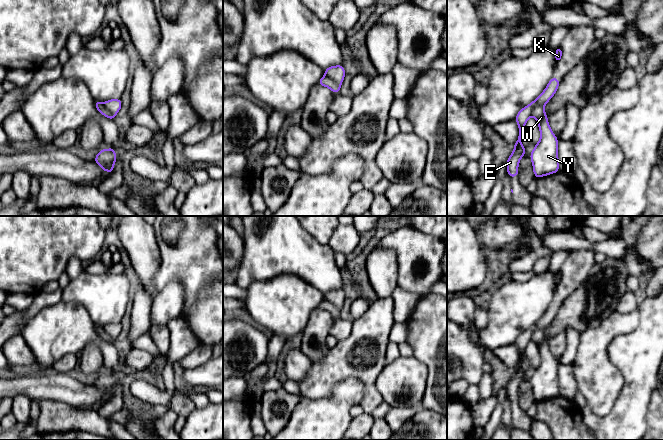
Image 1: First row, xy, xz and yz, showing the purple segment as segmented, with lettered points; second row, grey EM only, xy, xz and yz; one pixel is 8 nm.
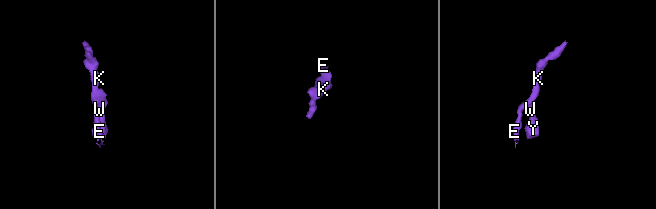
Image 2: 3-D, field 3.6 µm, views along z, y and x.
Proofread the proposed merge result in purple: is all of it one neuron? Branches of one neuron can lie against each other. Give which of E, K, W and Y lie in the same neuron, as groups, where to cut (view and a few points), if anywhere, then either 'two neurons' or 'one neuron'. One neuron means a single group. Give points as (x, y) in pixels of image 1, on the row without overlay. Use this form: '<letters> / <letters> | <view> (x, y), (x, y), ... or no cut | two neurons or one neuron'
E / K W Y | yz (543, 329), (537, 329), (531, 339) | two neurons

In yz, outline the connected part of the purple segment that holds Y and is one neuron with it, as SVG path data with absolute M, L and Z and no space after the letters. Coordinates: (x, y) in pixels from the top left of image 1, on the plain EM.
M536 330L532 340L537 344L540 353L540 364L535 369L530 382L535 402L559 396L558 363L553 358L544 330Z

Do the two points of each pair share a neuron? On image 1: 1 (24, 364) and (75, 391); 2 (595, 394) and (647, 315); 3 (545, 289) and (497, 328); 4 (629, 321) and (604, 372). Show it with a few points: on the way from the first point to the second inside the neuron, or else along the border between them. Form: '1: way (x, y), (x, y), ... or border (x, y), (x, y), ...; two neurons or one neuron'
1: border (21, 370), (31, 371); two neurons
2: border (610, 342), (607, 357), (621, 373), (622, 387); two neurons
3: way (533, 297), (521, 304), (509, 316); one neuron
4: way (615, 328), (601, 342), (601, 358); one neuron

